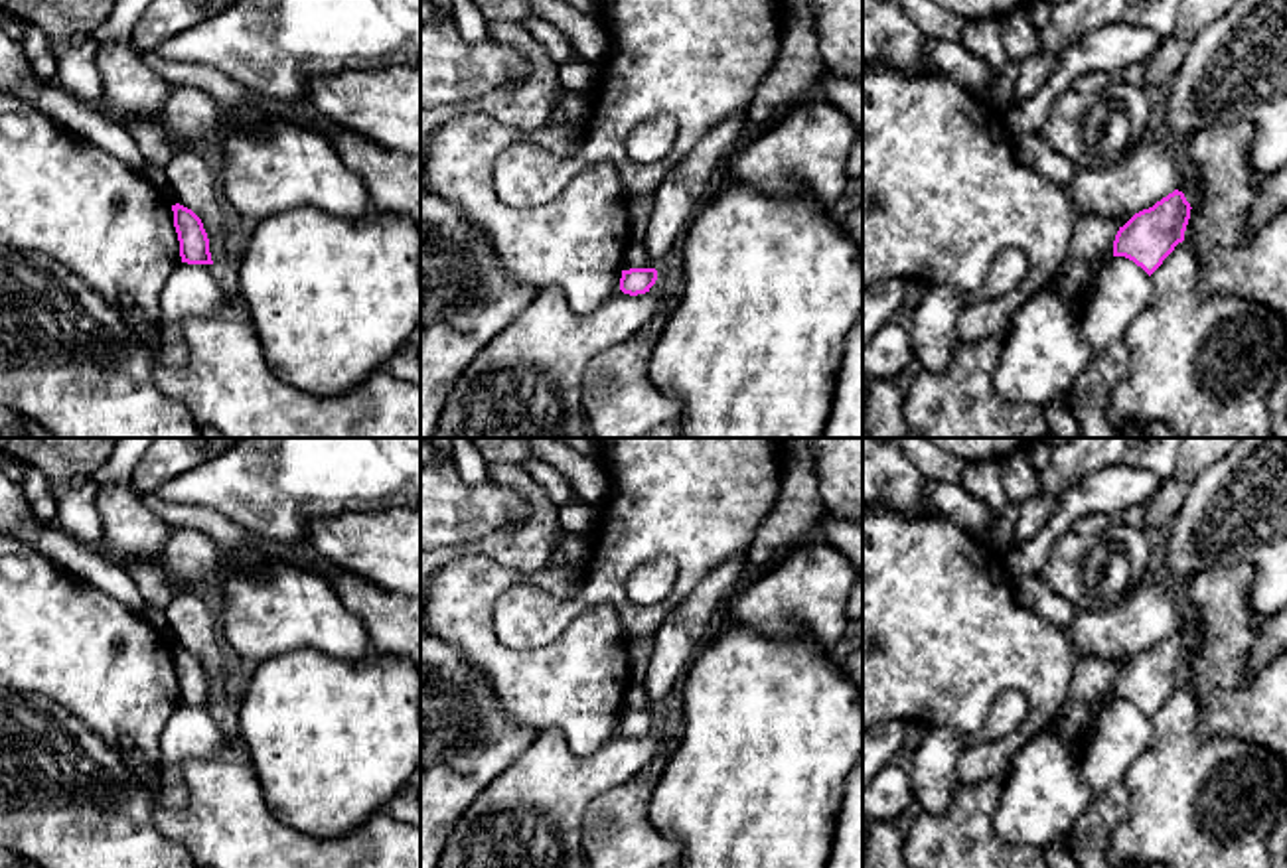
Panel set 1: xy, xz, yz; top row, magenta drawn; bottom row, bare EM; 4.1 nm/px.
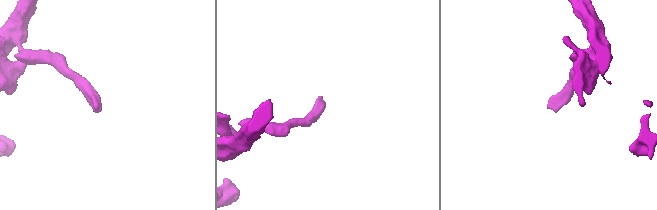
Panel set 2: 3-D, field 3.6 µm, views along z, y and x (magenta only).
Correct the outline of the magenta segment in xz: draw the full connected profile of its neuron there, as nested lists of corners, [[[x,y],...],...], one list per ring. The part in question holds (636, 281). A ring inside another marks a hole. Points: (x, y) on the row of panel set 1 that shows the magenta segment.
[[[655,268],[622,270],[620,290],[630,296],[645,294],[657,280]]]

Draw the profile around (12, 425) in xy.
[[[0,406],[0,438],[53,438],[38,420]]]

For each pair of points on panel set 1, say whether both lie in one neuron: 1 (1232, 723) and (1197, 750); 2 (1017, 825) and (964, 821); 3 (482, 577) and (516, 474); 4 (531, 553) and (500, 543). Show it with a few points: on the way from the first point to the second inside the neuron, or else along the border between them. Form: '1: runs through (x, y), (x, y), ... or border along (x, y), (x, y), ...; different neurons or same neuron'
1: border along (1195, 695), (1201, 730), (1250, 740), (1260, 746); different neurons
2: border along (1003, 780), (995, 835), (1009, 845), (1033, 847); different neurons
3: border along (443, 565), (490, 557), (531, 573); different neurons
4: runs through (524, 549), (508, 547); same neuron

